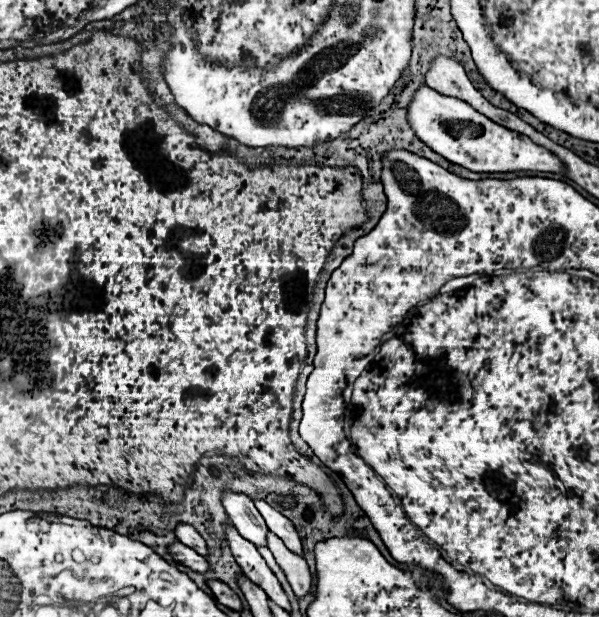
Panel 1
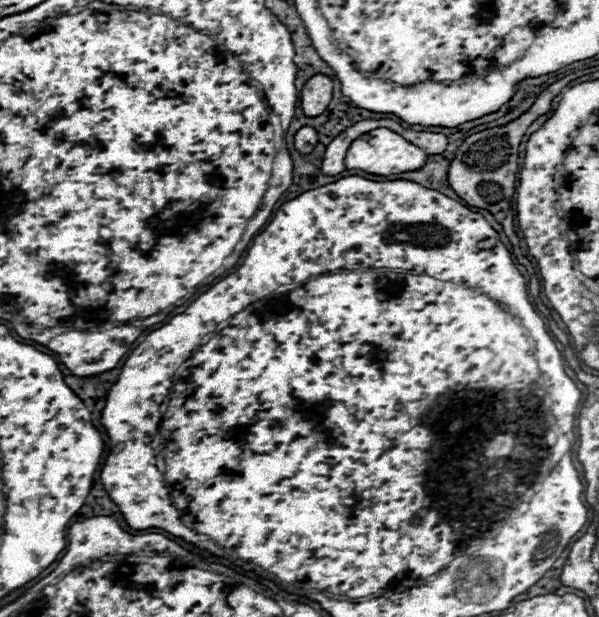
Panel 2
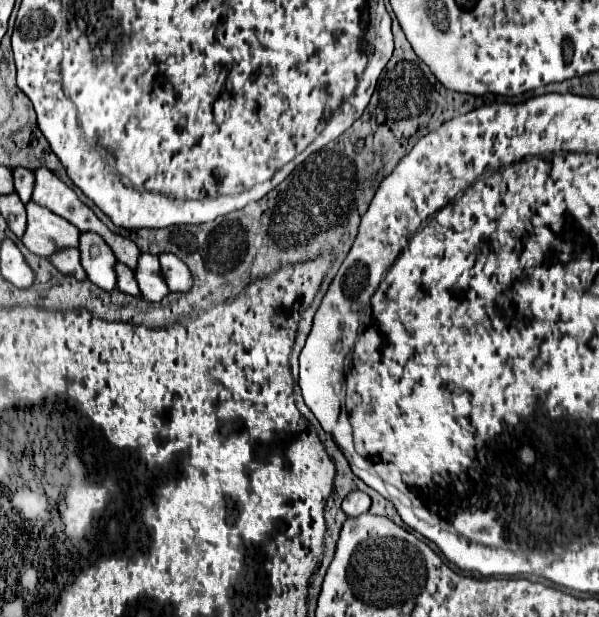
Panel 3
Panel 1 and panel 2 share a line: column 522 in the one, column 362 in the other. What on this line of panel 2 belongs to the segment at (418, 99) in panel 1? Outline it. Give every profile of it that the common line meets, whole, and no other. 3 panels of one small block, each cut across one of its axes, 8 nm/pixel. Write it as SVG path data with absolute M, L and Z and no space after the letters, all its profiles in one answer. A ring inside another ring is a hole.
M378 128L370 134L364 134L362 138L354 140L348 154L346 154L346 168L350 170L364 170L368 174L378 174L378 176L390 176L390 174L398 174L398 172L412 172L412 170L420 170L426 164L428 156L418 148L412 146L408 140L404 140L402 136L398 136L392 130L386 128Z

